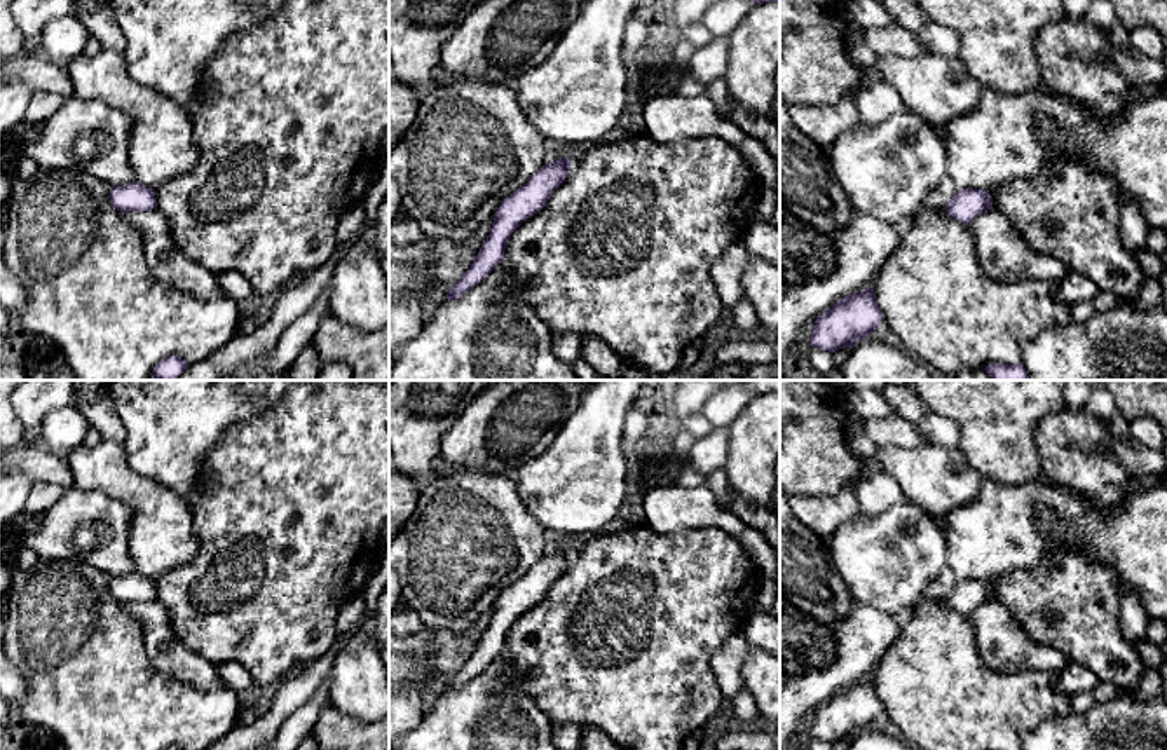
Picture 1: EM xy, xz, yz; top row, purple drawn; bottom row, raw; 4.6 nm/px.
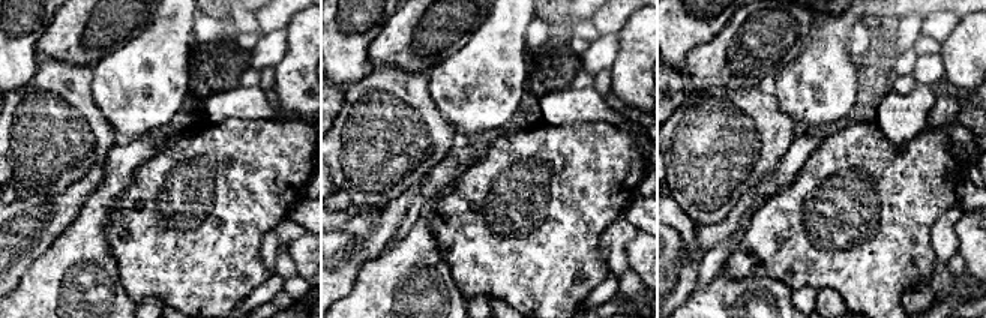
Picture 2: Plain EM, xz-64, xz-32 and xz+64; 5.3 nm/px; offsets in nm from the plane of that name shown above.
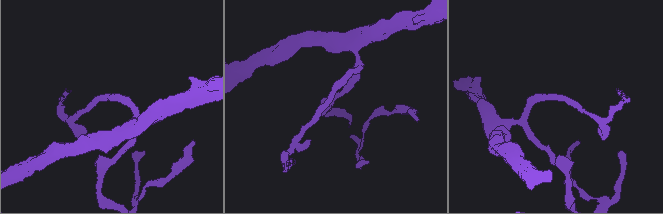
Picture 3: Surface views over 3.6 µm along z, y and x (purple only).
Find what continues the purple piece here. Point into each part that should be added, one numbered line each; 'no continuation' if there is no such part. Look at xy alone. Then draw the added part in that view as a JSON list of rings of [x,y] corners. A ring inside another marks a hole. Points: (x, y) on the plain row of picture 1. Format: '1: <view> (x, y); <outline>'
1: xy (293, 503); [[[321,380],[291,387],[262,415],[230,427],[208,452],[202,466],[202,487],[188,501],[194,532],[199,542],[195,556],[155,579],[157,602],[166,609],[173,631],[185,647],[195,651],[213,665],[235,661],[251,675],[256,685],[274,689],[297,668],[323,658],[335,644],[337,616],[344,603],[358,597],[387,553],[382,541],[389,523],[389,387],[382,384],[342,384]]]

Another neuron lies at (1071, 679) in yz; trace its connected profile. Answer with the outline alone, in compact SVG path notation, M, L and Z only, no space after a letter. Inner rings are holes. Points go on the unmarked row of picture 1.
M1068 663L1055 672L1054 687L1066 696L1090 692L1099 684L1099 678L1085 666Z

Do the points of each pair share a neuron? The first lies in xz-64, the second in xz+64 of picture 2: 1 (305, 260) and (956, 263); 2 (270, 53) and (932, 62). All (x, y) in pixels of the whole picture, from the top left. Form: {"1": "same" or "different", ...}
{"1": "different", "2": "same"}

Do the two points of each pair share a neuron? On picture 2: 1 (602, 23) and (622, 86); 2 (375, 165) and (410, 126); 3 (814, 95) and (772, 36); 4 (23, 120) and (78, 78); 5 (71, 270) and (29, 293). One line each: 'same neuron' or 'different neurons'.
1: different neurons
2: same neuron
3: different neurons
4: same neuron
5: same neuron

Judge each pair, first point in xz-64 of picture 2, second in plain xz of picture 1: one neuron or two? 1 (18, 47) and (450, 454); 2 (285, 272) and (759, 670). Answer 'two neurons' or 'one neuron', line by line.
1: two neurons
2: two neurons

